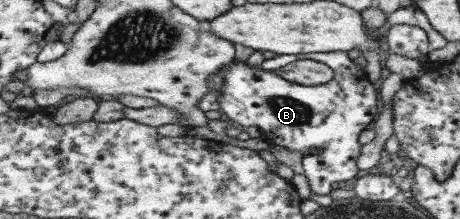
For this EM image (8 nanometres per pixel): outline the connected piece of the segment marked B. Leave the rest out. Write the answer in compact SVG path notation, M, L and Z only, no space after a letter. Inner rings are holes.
M346 51L328 53L300 53L298 55L276 55L264 60L260 67L250 67L246 61L234 61L220 69L223 72L224 83L218 91L219 111L225 113L234 125L242 128L256 127L262 132L262 137L272 145L279 145L288 151L299 151L303 156L304 175L311 186L311 193L330 195L334 183L354 179L359 169L359 158L363 155L360 143L362 131L373 127L374 121L381 109L378 84L370 82L364 70L358 69L352 57ZM312 59L328 64L334 69L334 79L324 85L306 86L284 79L278 70L294 61Z

